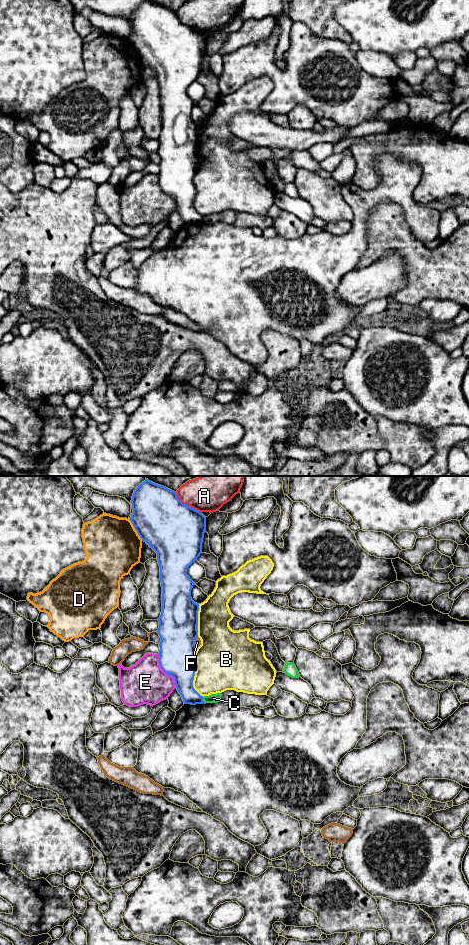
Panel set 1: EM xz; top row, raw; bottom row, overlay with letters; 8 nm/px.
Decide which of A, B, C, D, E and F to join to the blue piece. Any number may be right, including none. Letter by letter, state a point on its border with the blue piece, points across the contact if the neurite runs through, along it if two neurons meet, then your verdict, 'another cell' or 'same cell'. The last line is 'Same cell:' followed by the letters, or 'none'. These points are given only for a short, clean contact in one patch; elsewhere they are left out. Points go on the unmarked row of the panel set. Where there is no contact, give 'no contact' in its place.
A: meets blue in xz at (186, 25); another cell
B: meets blue in xz at (194, 194); another cell
C: meets blue in xz at (202, 220); border along xz (202, 217), (204, 222); another cell
D: meets blue in xz at (135, 49); another cell
E: meets blue in xz at (164, 191); border along xz (157, 174), (159, 186), (173, 198), (176, 206); another cell
F: meets blue in xz at (194, 162); border along xz (197, 155), (195, 169); another cell
Same cell: none

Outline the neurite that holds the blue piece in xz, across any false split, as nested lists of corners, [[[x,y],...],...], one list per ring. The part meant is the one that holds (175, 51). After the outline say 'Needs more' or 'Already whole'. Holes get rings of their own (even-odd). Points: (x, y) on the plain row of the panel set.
[[[149,0],[142,2],[131,20],[133,33],[130,41],[135,50],[150,68],[157,73],[162,107],[162,132],[159,141],[159,185],[172,196],[184,224],[203,224],[201,216],[193,207],[196,172],[195,160],[198,156],[199,124],[191,118],[195,103],[187,95],[187,88],[197,81],[202,73],[202,62],[206,51],[206,37],[199,31],[183,24],[176,12]]]. Already whole

